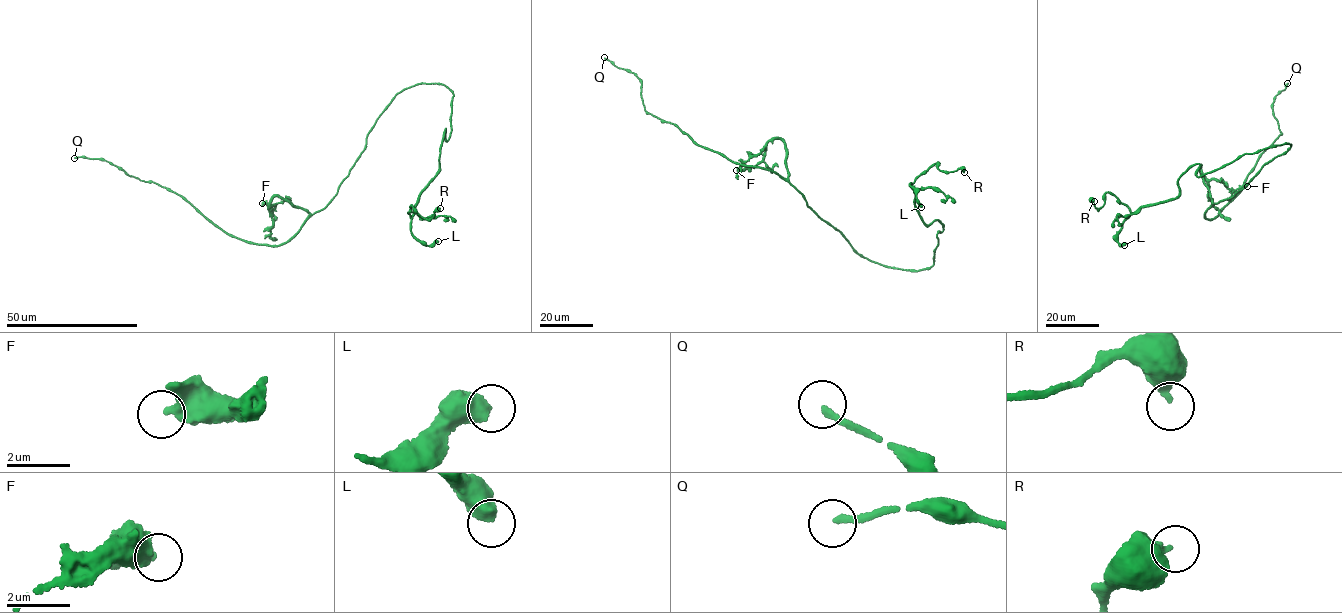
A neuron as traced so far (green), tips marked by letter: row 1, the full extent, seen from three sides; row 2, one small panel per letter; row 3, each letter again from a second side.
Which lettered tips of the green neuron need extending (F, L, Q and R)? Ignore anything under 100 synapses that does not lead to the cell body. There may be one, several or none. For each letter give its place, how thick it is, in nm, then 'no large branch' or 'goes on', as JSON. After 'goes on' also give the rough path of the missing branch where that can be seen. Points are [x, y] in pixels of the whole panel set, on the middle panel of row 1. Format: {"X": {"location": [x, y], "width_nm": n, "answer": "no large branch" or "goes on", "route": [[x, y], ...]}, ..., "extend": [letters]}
{"F": {"location": [736, 170], "width_nm": 460, "answer": "no large branch"}, "L": {"location": [921, 207], "width_nm": 550, "answer": "no large branch"}, "Q": {"location": [604, 57], "width_nm": 200, "answer": "no large branch"}, "R": {"location": [964, 172], "width_nm": 380, "answer": "no large branch"}, "extend": []}

